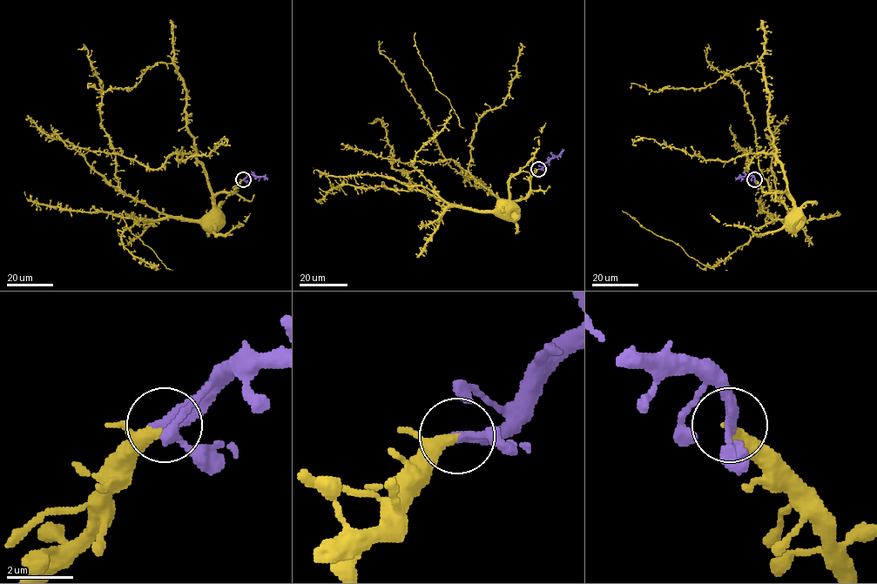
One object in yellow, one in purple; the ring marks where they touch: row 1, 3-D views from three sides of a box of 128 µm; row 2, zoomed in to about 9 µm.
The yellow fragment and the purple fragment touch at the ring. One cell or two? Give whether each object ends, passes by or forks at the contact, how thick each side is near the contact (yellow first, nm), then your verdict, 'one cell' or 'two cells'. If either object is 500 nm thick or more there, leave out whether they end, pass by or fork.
yellow passes by | purple passes by | 260/320 nm | one cell

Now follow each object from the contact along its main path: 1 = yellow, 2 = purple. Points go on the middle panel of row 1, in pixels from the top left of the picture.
1: (538, 169), (529, 178), (529, 192), (524, 198), (513, 200), (508, 208), (508, 203), (504, 203)
2: (538, 169), (557, 156), (562, 149)

